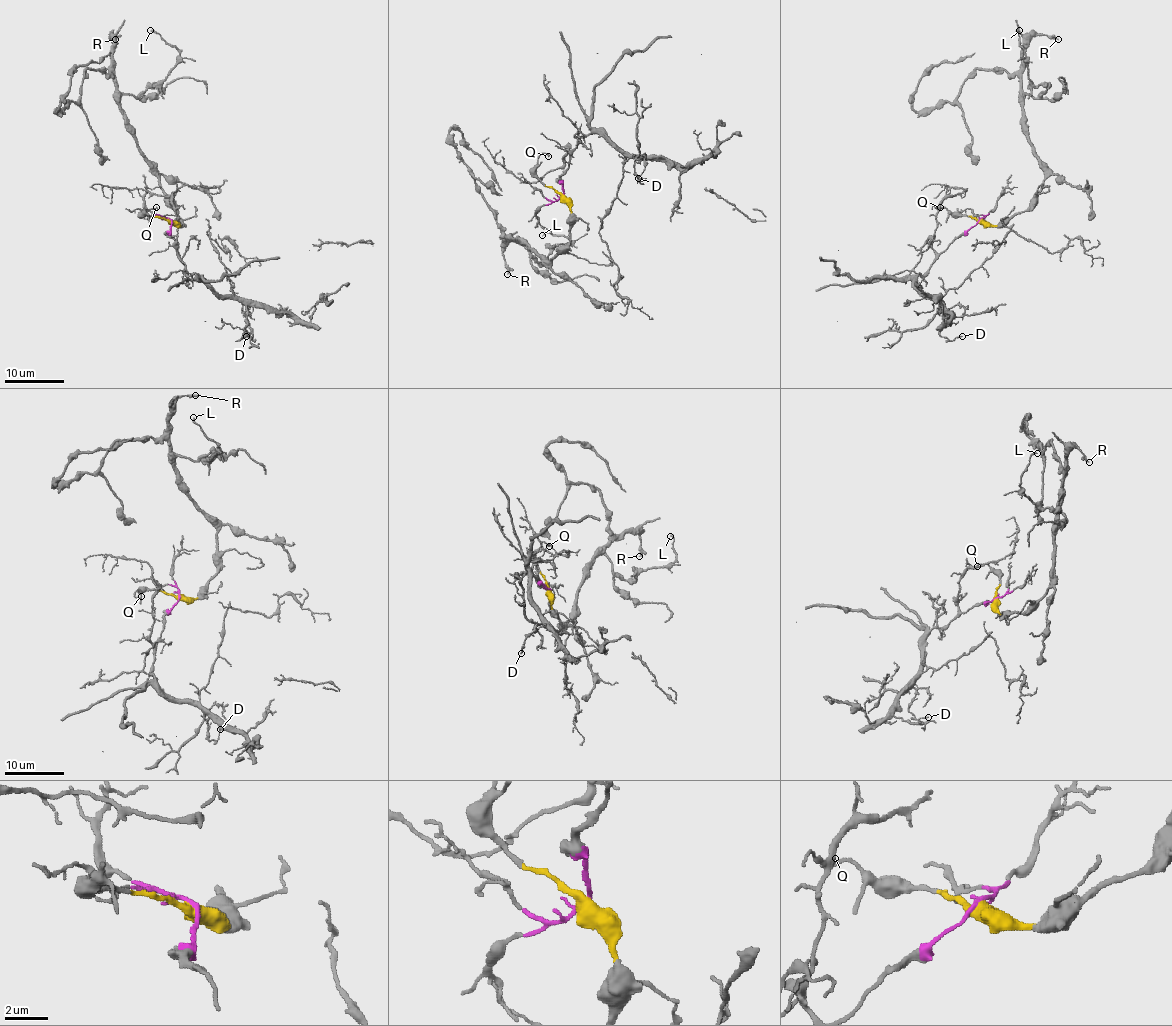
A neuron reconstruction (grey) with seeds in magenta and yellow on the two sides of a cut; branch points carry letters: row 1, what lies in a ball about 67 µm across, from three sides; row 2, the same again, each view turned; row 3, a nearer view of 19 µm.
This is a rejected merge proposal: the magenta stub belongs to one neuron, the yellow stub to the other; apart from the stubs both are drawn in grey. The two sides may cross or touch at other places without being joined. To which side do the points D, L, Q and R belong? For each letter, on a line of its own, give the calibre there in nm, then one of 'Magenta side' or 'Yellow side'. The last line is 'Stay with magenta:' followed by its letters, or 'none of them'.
D: Thickness 100 nm. Magenta side
L: Thickness 220 nm. Yellow side
Q: Thickness 150 nm. Yellow side
R: Thickness 200 nm. Yellow side
Stay with magenta: D

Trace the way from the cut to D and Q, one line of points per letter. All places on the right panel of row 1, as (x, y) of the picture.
D: (979, 220), (917, 276), (917, 284), (939, 302), (944, 320), (939, 333), (950, 341), (962, 336)
Q: (979, 220), (951, 214), (945, 208), (936, 209), (941, 206)

